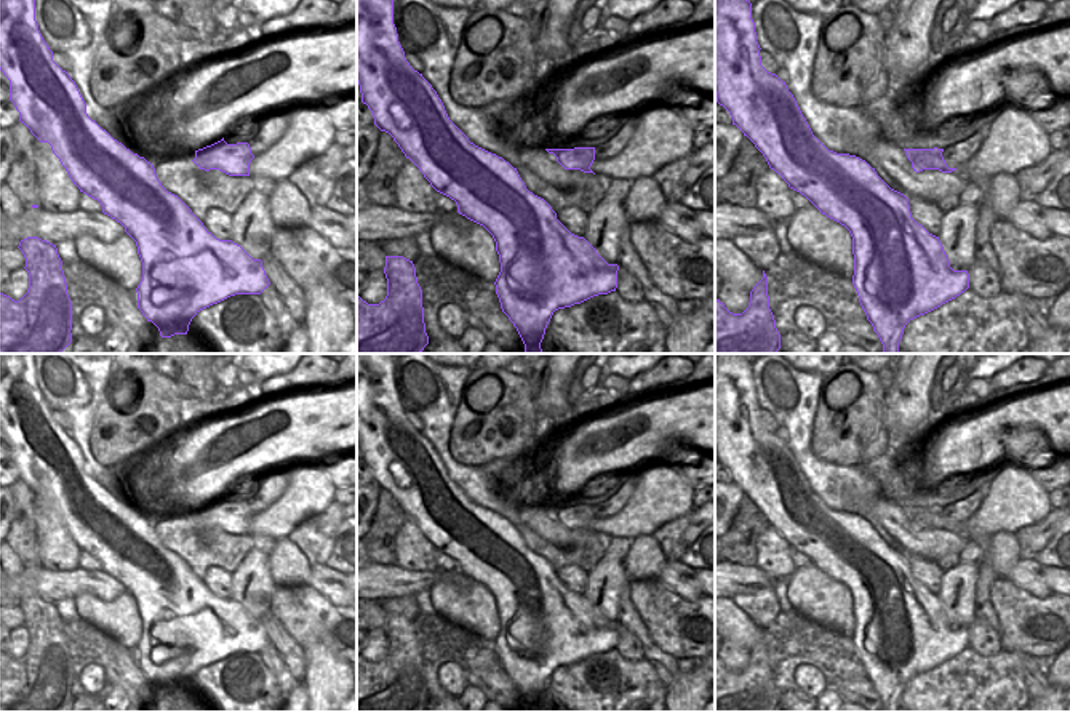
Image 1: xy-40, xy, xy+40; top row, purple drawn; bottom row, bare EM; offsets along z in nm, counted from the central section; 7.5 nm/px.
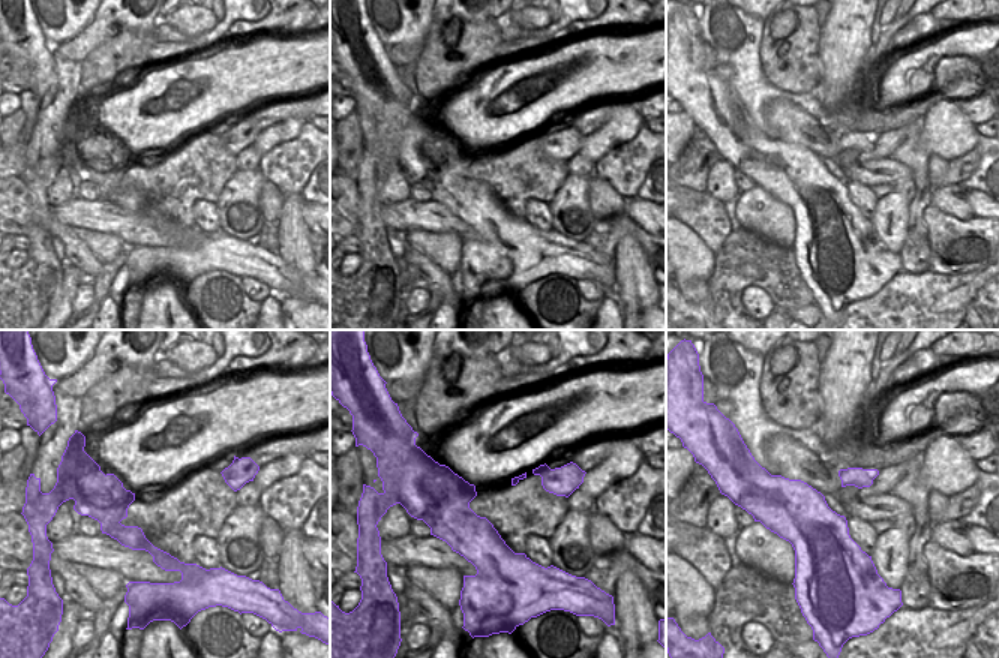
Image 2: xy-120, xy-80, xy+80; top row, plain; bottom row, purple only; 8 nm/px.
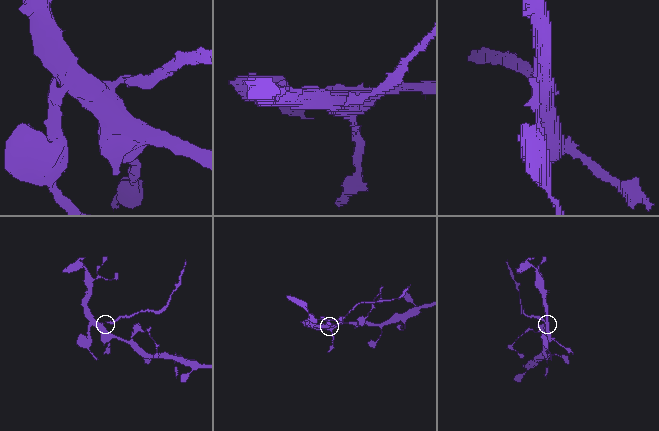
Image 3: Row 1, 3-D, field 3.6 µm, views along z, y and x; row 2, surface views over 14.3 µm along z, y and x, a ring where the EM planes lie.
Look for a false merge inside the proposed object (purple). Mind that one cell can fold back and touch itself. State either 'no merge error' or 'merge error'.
merge error

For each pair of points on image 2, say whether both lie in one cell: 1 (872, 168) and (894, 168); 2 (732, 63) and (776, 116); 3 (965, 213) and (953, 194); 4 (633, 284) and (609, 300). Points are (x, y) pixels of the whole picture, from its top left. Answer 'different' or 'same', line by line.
1: same
2: different
3: same
4: different

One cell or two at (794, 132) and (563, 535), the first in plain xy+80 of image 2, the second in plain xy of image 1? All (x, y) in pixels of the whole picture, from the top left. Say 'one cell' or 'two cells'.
one cell

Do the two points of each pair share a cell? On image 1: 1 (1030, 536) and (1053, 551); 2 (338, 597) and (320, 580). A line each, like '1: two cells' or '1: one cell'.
1: two cells
2: one cell

